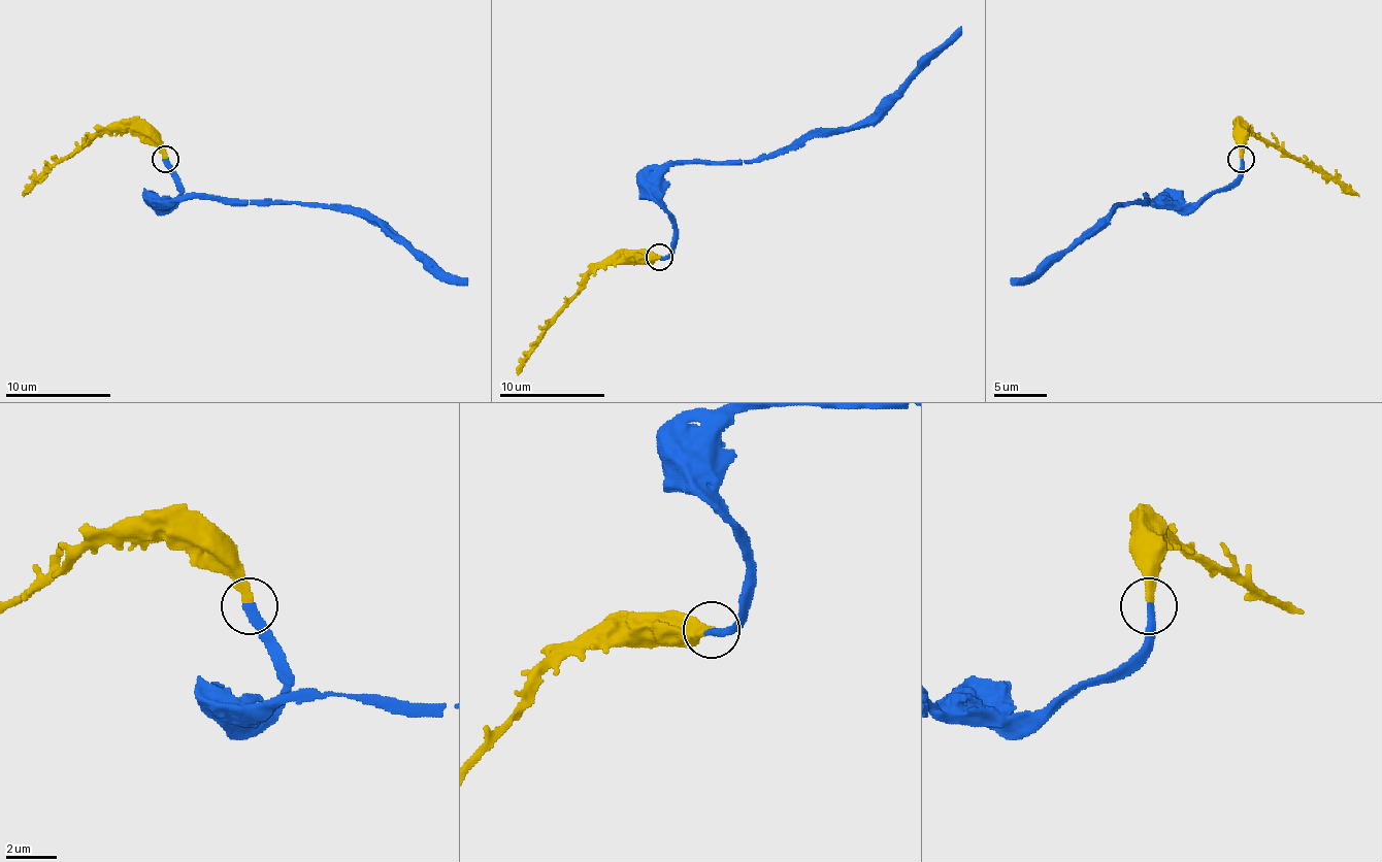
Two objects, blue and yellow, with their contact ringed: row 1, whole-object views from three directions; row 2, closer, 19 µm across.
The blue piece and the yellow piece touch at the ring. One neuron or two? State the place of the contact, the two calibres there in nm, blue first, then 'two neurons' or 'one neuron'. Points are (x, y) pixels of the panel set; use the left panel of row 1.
(165, 159) | 360/320 nm | one neuron

